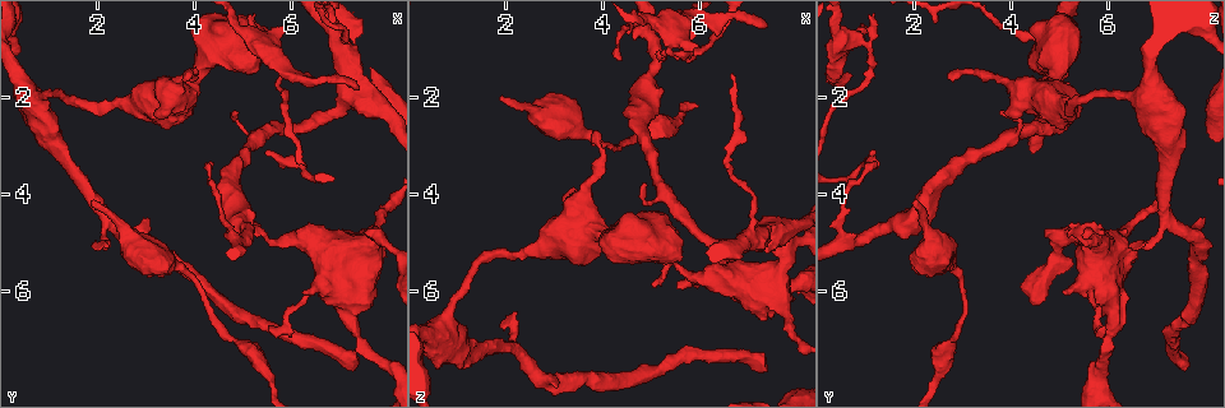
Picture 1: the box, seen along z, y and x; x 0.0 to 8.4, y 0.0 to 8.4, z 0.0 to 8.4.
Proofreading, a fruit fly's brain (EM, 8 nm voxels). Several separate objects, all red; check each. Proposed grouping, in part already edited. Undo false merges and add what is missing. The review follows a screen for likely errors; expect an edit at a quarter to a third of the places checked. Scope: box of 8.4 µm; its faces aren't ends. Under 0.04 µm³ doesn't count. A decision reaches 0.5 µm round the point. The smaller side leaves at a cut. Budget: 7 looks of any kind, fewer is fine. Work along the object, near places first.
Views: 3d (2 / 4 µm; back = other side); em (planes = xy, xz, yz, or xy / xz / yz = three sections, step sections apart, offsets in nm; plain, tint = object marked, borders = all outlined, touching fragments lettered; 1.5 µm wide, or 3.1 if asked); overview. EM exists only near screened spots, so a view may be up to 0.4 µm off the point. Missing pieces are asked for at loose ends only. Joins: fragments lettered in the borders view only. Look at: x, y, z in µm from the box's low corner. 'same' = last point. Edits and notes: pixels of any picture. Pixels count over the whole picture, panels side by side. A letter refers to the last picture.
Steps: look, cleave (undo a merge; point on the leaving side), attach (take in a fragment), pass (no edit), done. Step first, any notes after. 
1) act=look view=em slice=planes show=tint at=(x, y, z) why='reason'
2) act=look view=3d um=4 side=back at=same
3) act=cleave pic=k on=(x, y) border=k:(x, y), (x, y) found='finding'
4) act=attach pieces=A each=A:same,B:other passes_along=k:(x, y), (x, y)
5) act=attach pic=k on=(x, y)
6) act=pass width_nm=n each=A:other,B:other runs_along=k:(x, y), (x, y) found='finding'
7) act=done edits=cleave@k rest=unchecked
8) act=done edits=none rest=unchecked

act=look view=em slice=planes show=borders at=(4.85, 2.30, 3.80) why='free end'

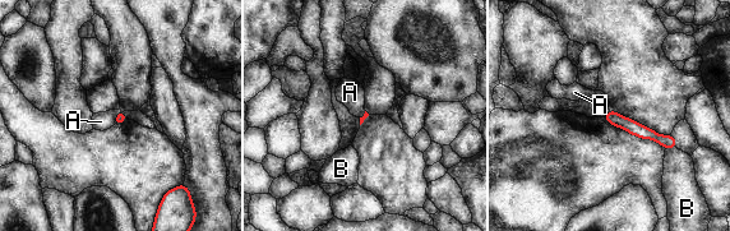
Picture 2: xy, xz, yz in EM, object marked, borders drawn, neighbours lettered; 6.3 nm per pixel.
act=pass longest_contact=A:110nm each=A:other,B:other runs_along=2:(608, 116), (673, 144) found='no lettered fragment goes on from it'

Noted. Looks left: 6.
act=look view=3d um=2 at=(1.90, 4.20, 2.00) why='thin end'

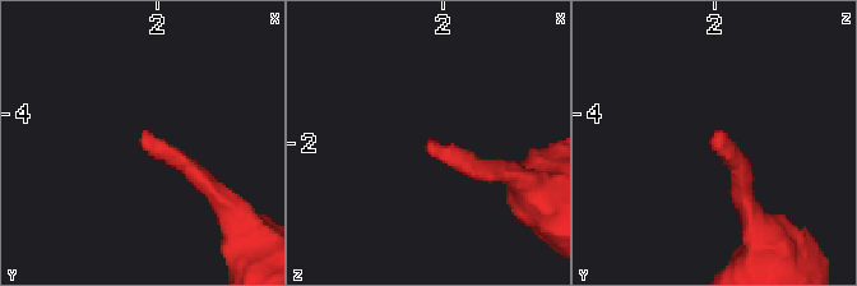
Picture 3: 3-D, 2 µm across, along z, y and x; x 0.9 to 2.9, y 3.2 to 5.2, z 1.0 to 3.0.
act=look view=em slice=yz step=4 show=plain at=(1.90, 4.14, 1.98)

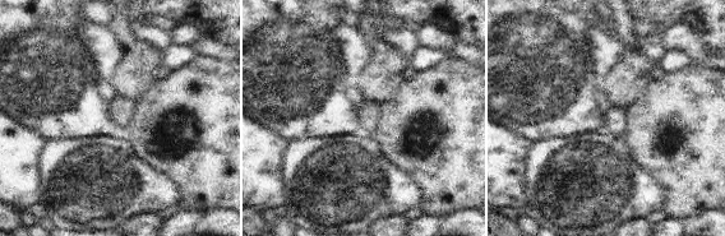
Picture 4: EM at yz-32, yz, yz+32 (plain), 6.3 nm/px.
act=look view=em slice=yz step=4 show=borders at=same

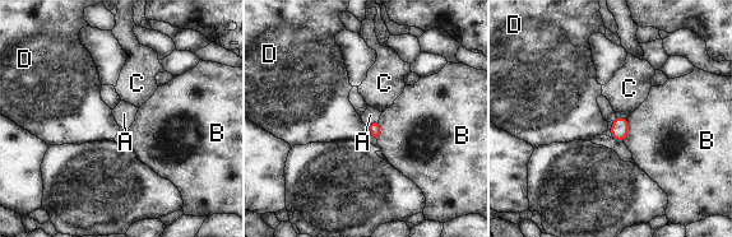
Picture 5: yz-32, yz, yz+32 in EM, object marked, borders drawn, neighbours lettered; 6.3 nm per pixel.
act=attach pieces=A each=A:same,B:other,C:other,D:other passes_along=5:(374, 128), (373, 121), (370, 115) found='it goes on there'

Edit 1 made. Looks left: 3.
act=look view=em slice=xy step=8 show=borders at=(7.55, 4.75, 4.75)

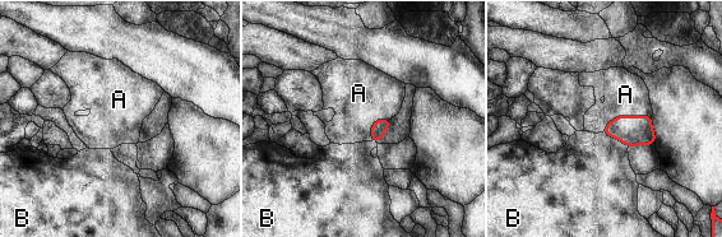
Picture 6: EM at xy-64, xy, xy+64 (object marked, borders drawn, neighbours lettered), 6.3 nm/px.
act=look view=em slice=planes show=borders at=same why='another direction'

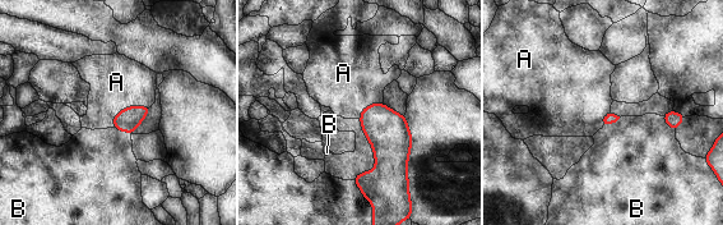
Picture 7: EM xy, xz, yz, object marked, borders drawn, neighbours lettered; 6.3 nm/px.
act=attach pieces=A each=A:same,B:other found='the neuron continues'

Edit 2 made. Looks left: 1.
act=done edits=attach@5,attach@7 rest=unchecked

